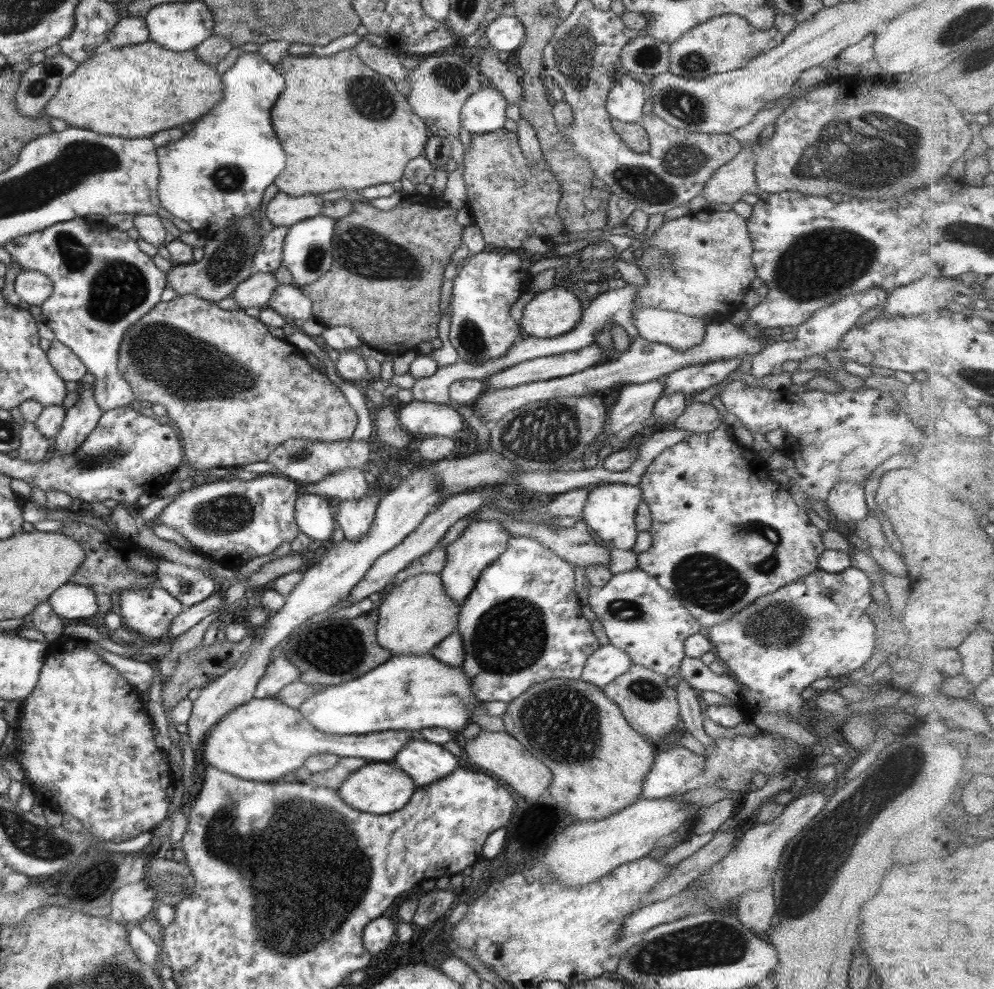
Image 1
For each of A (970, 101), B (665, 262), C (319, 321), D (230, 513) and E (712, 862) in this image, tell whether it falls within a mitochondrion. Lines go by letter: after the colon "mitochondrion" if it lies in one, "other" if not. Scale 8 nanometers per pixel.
A: other
B: mitochondrion
C: other
D: mitochondrion
E: other

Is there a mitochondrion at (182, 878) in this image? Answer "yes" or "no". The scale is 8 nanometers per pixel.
yes

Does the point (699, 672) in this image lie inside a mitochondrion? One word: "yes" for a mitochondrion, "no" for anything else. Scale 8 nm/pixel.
no

